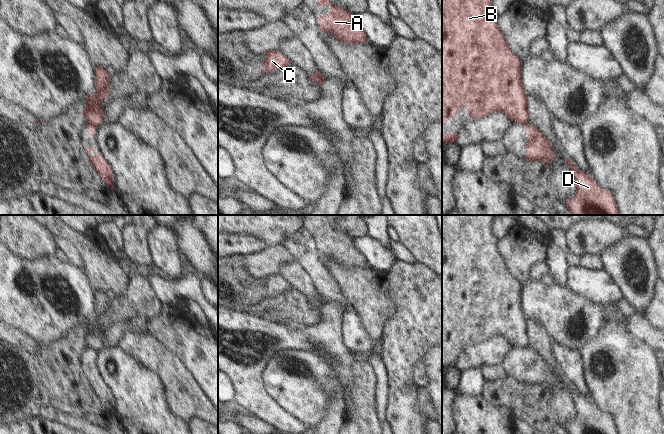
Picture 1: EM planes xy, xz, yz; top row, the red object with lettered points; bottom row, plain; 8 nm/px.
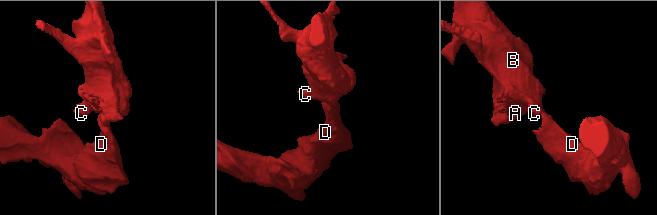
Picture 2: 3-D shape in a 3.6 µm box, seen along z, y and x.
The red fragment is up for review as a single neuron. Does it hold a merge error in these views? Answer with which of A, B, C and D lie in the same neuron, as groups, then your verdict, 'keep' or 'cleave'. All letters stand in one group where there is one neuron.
groups A B C / D; cleave

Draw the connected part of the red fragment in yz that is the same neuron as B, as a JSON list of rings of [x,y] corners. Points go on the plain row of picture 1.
[[[442,215],[442,346],[446,347],[451,341],[455,342],[457,335],[462,329],[470,340],[470,343],[477,343],[487,340],[493,336],[504,337],[511,345],[517,348],[527,349],[529,338],[527,336],[527,319],[523,313],[523,306],[520,301],[522,296],[521,283],[514,279],[509,273],[501,253],[498,249],[498,239],[492,231],[494,215]]]

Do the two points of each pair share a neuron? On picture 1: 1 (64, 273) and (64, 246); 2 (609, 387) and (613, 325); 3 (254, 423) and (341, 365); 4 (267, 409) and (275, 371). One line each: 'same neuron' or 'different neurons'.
1: different neurons
2: same neuron
3: different neurons
4: different neurons

